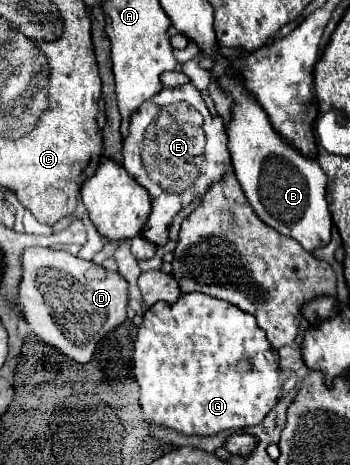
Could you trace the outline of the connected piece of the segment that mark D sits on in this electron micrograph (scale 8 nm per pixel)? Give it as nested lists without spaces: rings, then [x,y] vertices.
[[[33,247],[23,253],[19,307],[39,341],[53,345],[77,363],[87,363],[99,339],[127,319],[127,305],[129,283],[117,271],[107,271],[67,251]]]

